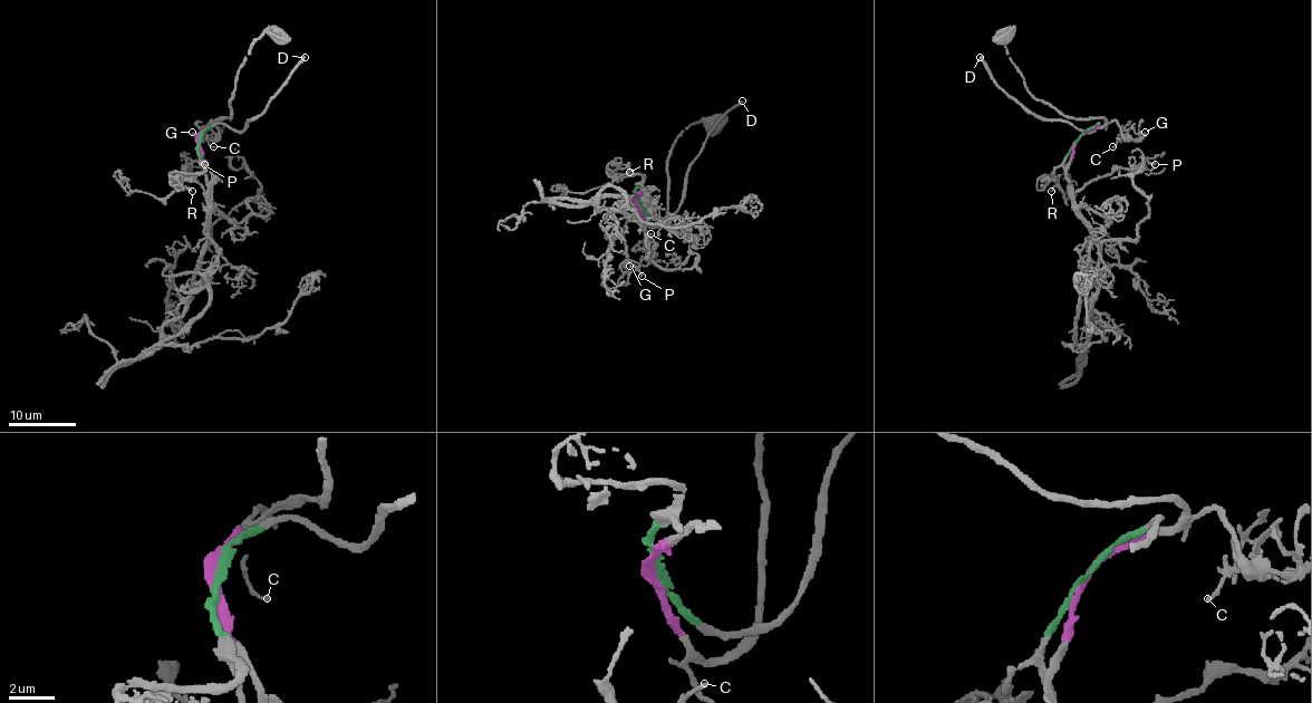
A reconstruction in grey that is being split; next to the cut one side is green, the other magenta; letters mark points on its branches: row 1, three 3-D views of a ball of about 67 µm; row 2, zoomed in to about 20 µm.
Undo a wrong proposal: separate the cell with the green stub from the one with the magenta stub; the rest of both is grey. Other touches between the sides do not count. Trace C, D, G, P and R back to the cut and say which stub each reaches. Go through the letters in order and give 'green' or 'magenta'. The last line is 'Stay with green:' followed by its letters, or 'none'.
C: magenta
D: green
G: magenta
P: green
R: green
Stay with green: D, P, R

